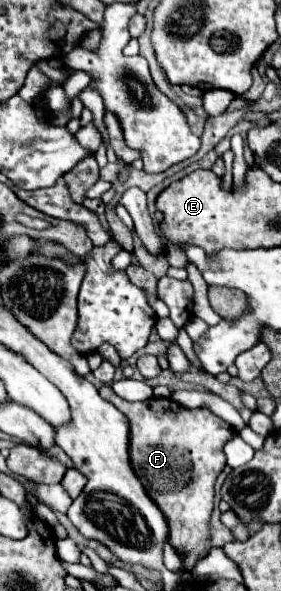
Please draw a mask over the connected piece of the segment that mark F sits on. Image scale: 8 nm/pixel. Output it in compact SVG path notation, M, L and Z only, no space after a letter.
M111 386L99 388L99 394L127 416L131 466L167 520L169 544L183 554L185 568L193 570L197 560L205 558L211 548L209 520L213 512L213 486L225 466L223 442L231 438L233 428L209 408L189 410L169 398L127 402Z

